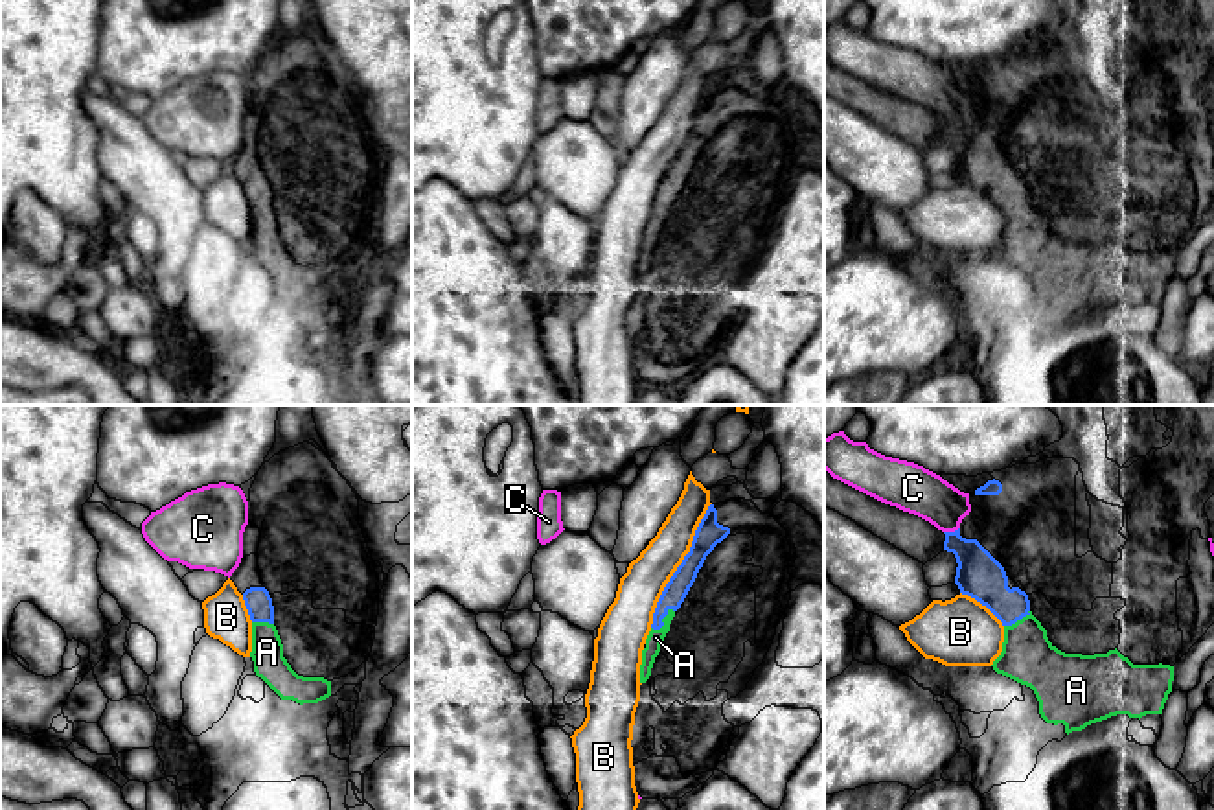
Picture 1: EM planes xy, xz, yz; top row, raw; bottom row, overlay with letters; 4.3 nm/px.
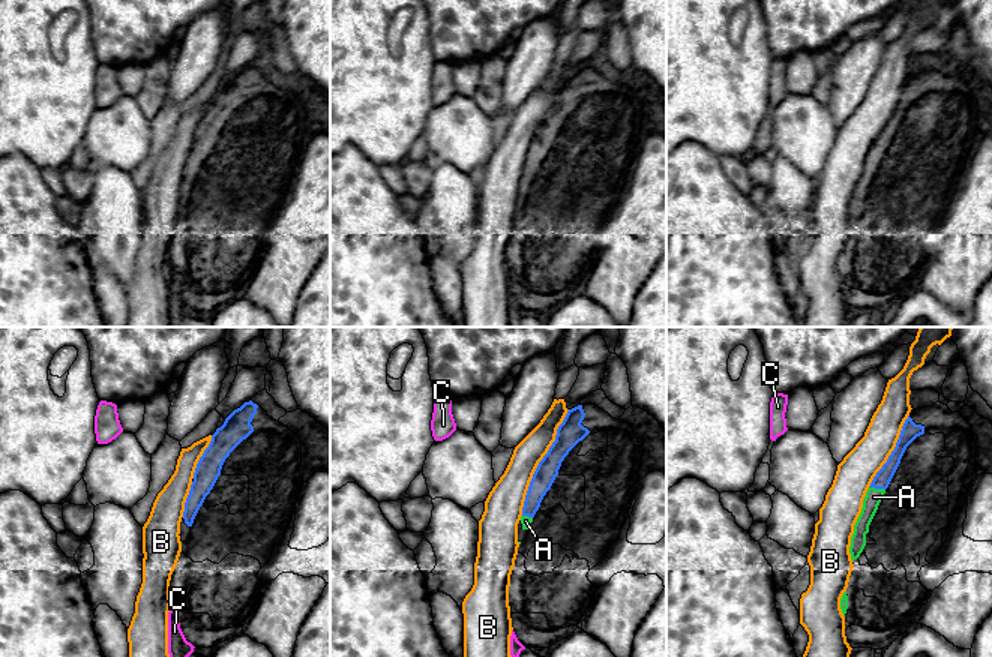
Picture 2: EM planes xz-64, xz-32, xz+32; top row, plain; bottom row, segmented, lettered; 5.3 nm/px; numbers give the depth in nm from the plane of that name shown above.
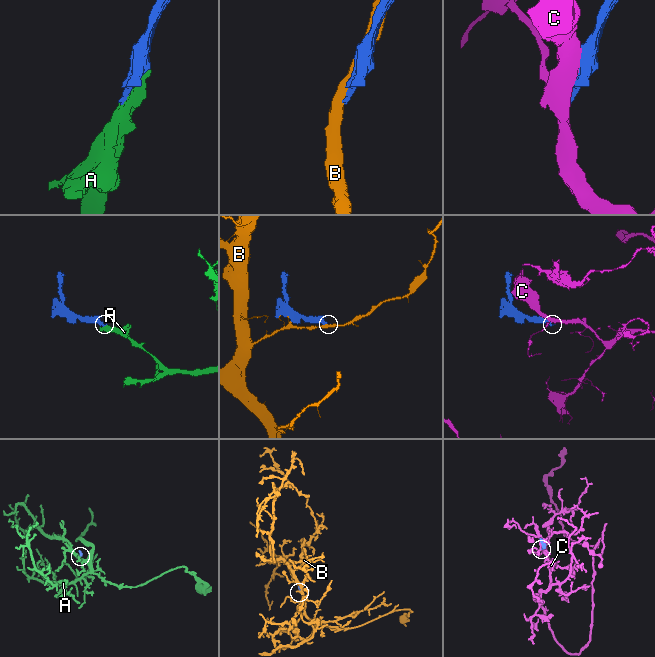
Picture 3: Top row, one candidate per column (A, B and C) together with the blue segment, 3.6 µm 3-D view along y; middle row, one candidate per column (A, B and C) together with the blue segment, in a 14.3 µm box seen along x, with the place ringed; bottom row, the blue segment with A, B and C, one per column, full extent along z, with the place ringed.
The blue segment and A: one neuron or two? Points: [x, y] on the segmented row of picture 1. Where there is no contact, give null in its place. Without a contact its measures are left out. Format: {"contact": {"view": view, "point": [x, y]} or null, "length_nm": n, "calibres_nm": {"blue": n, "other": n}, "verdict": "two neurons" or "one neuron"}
{"contact": {"view": "xz", "point": [661, 621]}, "length_nm": 130, "calibres_nm": {"blue": 100, "other": 70}, "verdict": "one neuron"}

